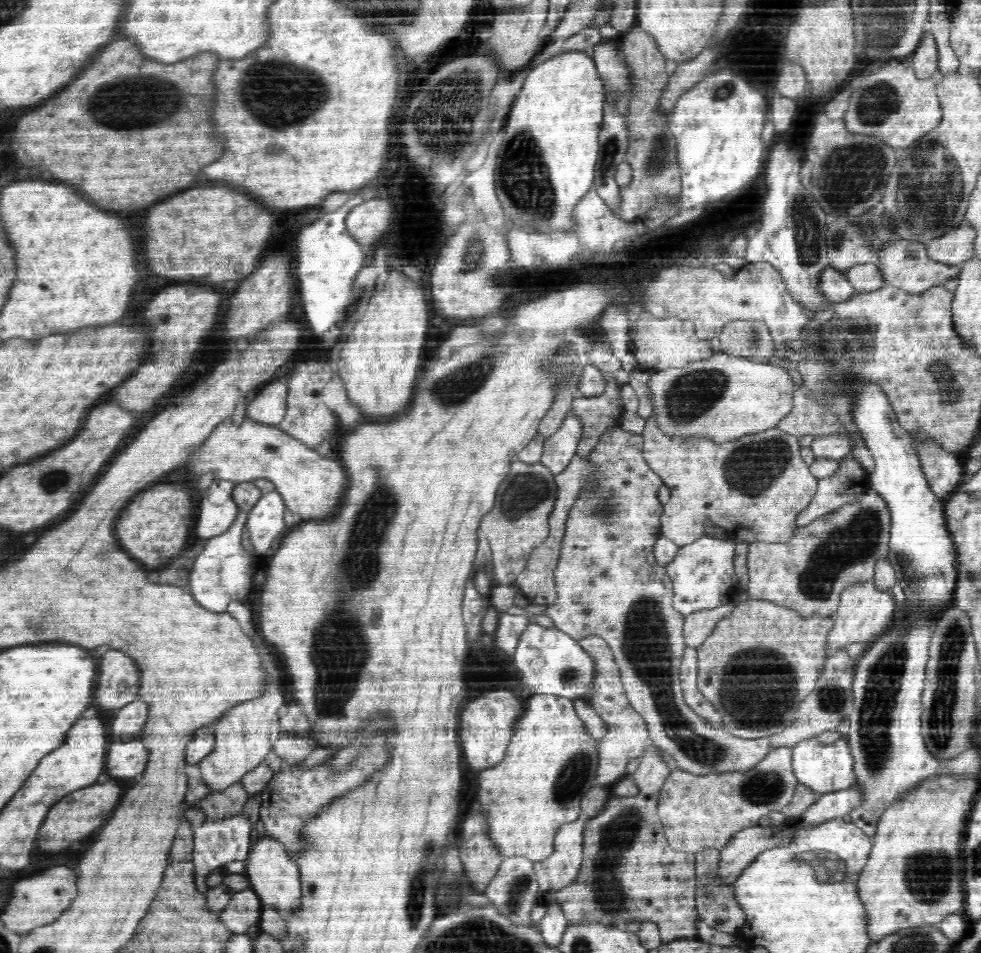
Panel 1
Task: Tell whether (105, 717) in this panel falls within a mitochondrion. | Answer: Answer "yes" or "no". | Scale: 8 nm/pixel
no

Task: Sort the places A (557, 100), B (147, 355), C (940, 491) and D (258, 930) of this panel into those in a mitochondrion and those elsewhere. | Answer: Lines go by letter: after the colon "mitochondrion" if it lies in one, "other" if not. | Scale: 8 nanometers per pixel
A: other
B: other
C: other
D: other

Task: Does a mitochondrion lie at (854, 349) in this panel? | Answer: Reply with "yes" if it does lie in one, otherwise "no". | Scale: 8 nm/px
yes

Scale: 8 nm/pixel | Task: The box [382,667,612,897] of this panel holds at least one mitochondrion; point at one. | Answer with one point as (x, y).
(574, 776)

